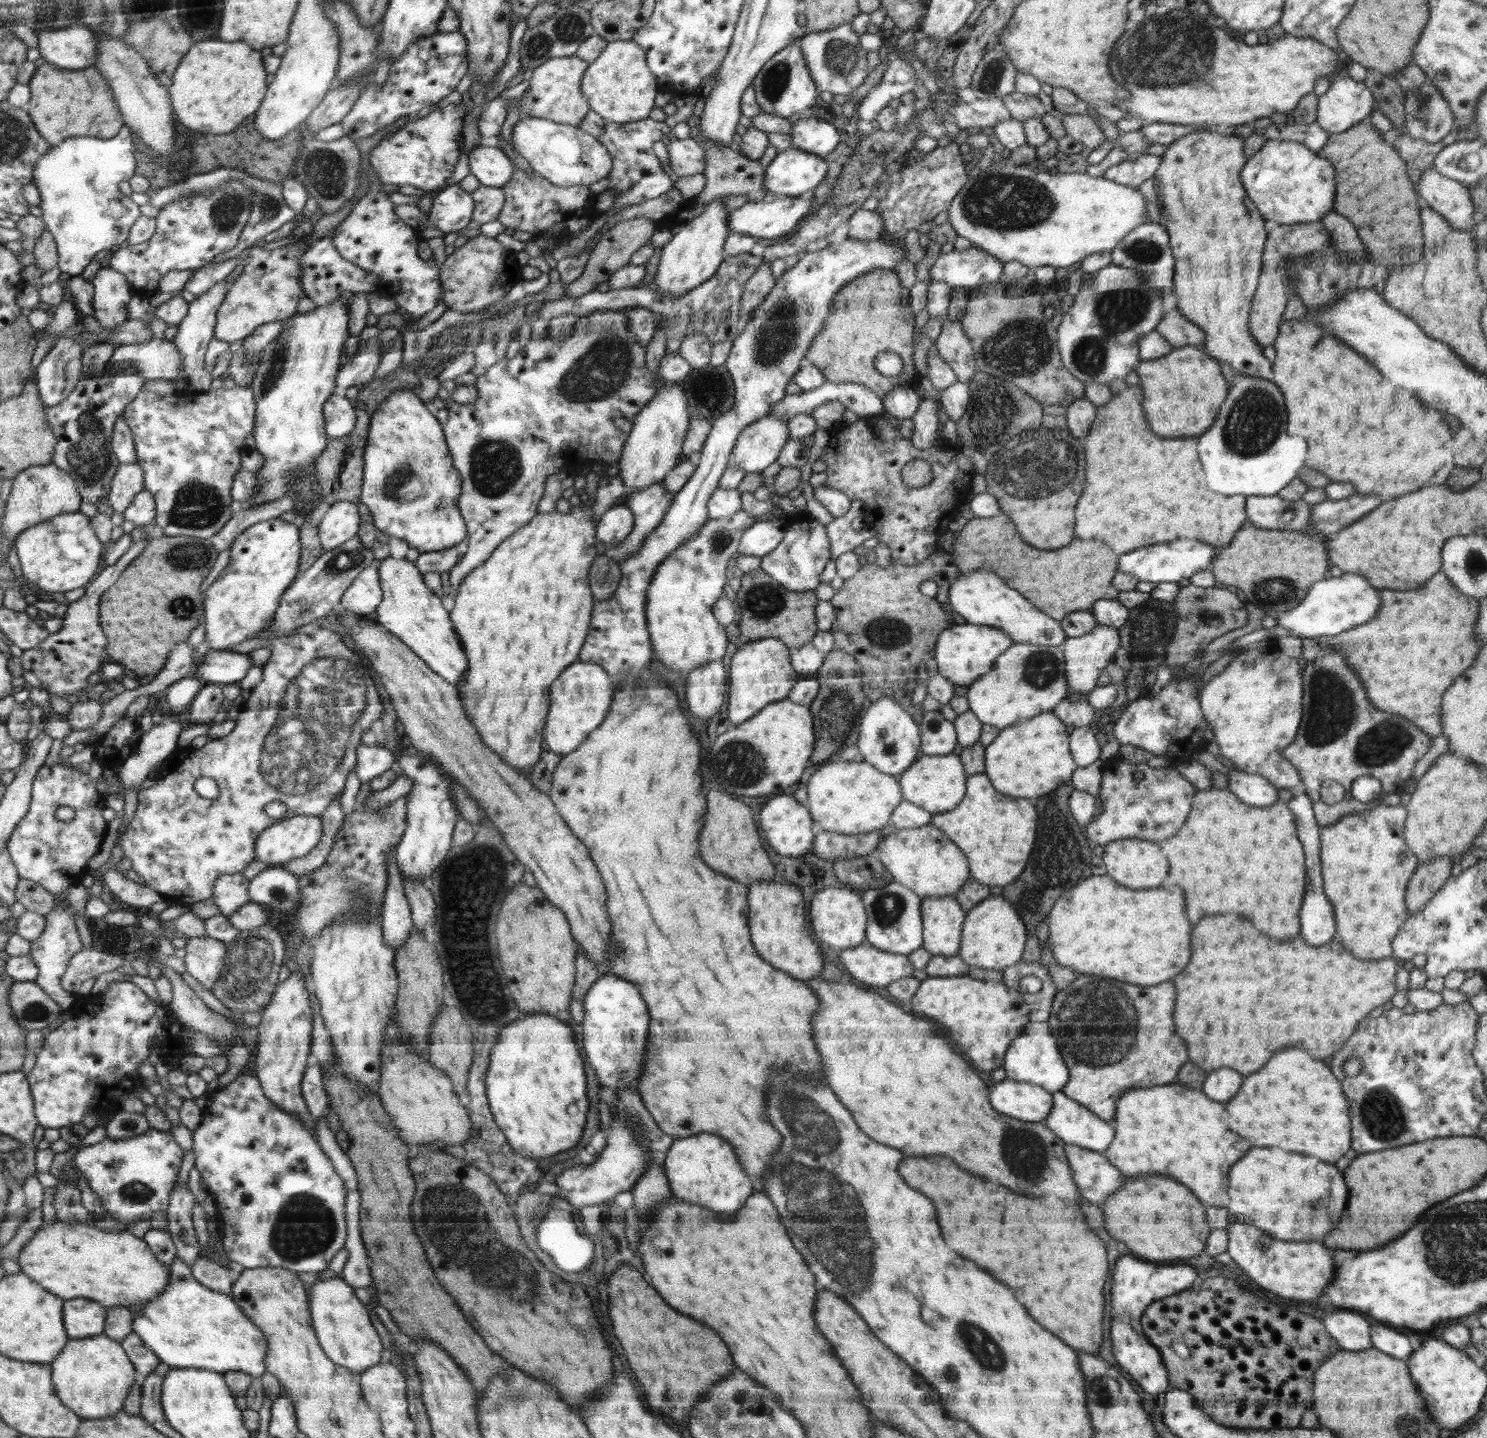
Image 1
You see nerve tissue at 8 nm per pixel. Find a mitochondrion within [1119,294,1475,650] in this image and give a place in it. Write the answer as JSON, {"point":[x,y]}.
{"point":[1254,423]}

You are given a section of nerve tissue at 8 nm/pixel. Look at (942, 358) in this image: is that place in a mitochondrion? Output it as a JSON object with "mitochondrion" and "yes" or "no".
{"mitochondrion":"no"}

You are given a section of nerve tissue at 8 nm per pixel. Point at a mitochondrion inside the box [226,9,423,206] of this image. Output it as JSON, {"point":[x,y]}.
{"point":[327,174]}

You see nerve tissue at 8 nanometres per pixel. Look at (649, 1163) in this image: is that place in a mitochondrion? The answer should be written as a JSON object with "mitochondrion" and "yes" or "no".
{"mitochondrion":"no"}

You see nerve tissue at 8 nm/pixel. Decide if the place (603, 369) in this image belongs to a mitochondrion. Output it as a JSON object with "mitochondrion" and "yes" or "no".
{"mitochondrion":"yes"}

